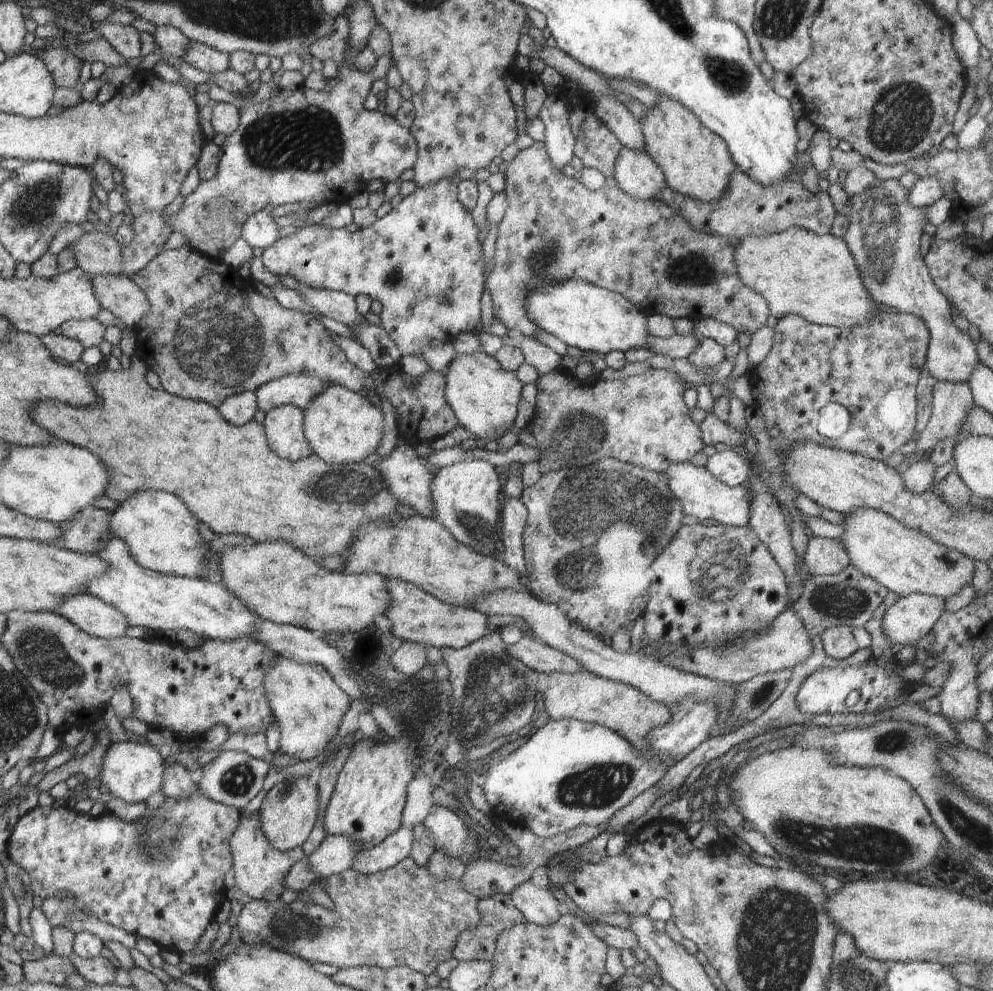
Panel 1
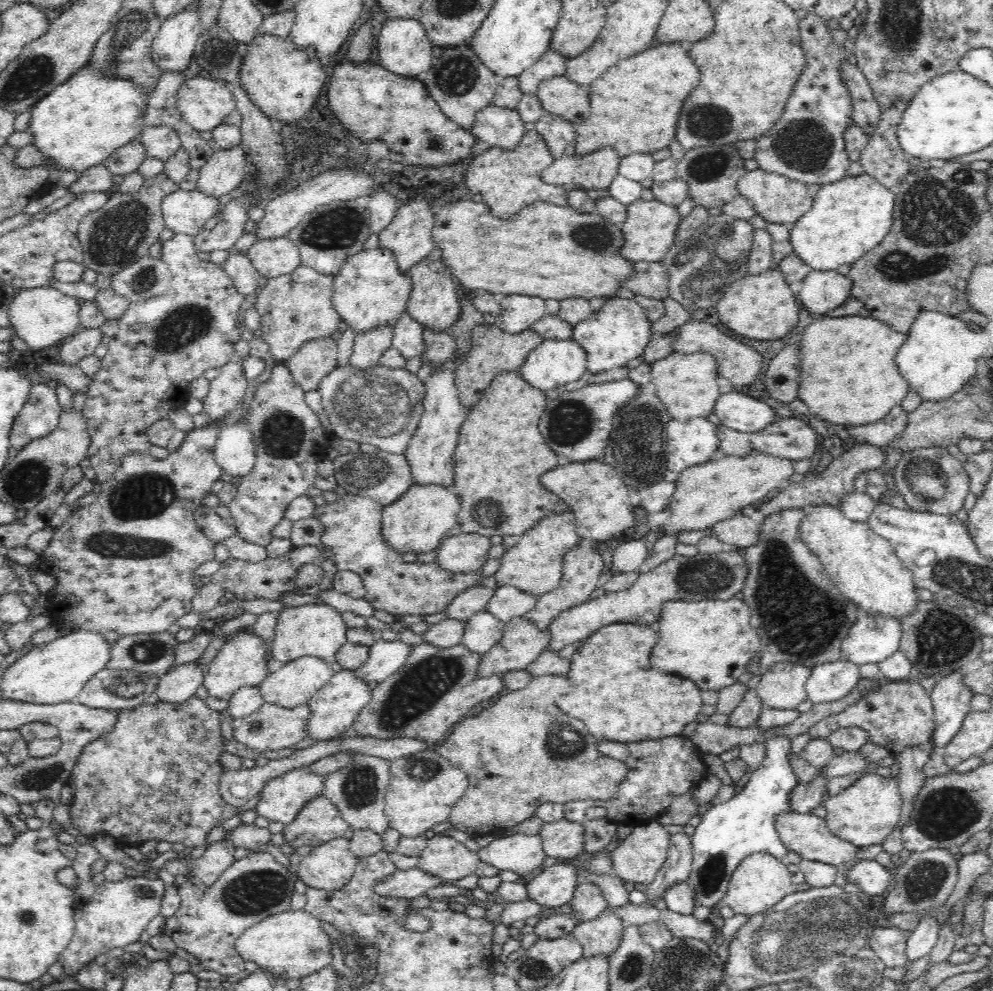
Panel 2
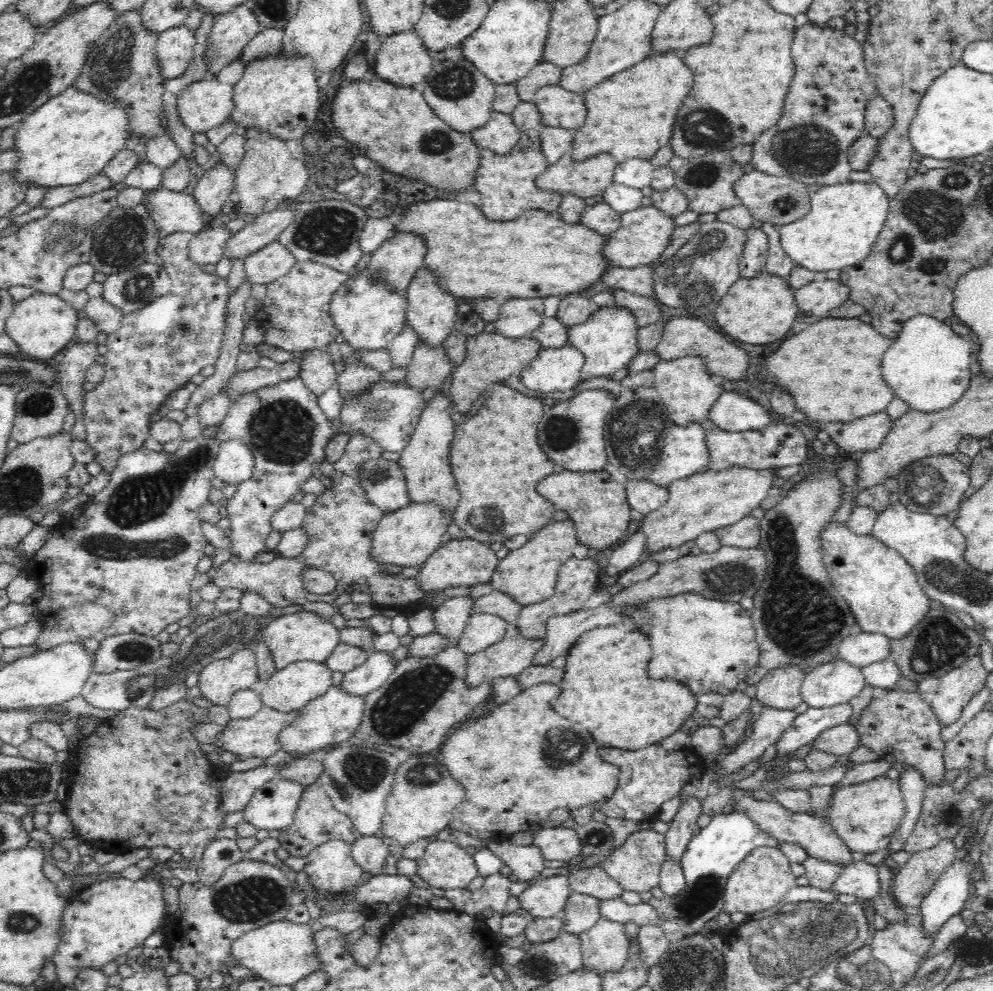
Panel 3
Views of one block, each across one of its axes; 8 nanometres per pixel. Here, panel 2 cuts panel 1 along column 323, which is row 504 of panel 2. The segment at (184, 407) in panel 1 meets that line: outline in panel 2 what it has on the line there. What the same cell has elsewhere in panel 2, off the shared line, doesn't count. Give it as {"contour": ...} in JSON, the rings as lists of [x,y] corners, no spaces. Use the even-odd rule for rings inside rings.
{"contour":[[[502,370],[468,414],[466,422],[460,428],[460,440],[453,454],[453,463],[456,466],[454,491],[461,502],[457,524],[461,532],[477,532],[488,537],[506,534],[519,537],[546,514],[551,514],[554,506],[562,501],[540,484],[540,476],[558,466],[556,454],[544,444],[544,438],[538,432],[538,420],[548,400],[544,391],[530,386],[523,379],[520,371]]]}

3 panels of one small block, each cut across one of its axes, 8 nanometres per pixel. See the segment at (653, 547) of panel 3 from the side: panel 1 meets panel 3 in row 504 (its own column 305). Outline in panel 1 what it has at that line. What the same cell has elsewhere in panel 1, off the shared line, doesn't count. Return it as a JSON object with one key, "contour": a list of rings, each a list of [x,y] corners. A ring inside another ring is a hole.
{"contour":[[[276,657],[265,670],[263,695],[279,724],[280,751],[302,761],[312,760],[326,750],[326,745],[336,737],[344,712],[352,702],[323,666],[283,657]]]}

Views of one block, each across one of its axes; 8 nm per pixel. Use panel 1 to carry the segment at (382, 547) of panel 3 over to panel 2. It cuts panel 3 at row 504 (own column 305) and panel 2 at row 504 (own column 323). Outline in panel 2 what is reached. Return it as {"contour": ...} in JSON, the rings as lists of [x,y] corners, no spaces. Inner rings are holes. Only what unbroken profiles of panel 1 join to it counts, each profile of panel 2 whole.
{"contour":[[[412,482],[406,493],[384,507],[381,518],[382,536],[398,554],[430,552],[439,546],[450,528],[458,525],[457,514],[460,507],[461,502],[454,489]]]}

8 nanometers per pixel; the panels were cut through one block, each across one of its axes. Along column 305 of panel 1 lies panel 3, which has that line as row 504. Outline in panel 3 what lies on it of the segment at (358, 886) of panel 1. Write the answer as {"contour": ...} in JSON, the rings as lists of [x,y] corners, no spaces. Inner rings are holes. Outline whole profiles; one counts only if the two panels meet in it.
{"contour":[[[938,454],[938,456],[926,456],[914,463],[908,464],[902,468],[902,473],[897,477],[900,502],[910,509],[910,512],[930,513],[936,516],[948,514],[958,510],[960,503],[965,498],[966,490],[971,486],[971,477],[969,468],[960,460],[957,460],[954,455]]]}

